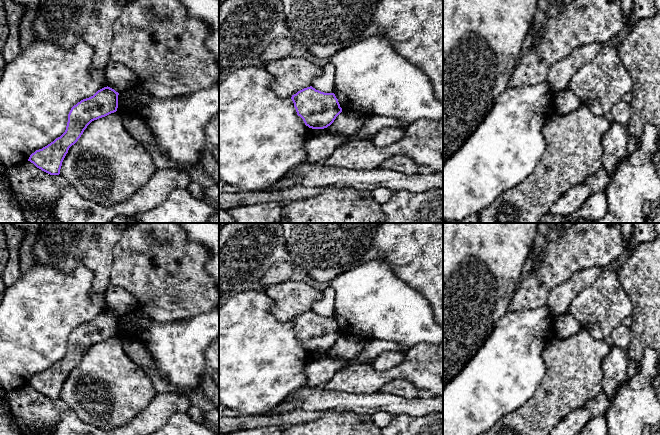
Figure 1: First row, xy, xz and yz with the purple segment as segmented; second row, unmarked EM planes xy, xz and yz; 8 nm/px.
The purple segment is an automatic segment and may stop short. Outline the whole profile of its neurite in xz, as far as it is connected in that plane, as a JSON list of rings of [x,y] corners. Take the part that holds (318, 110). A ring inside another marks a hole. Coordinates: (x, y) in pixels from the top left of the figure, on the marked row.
[[[312,86],[298,91],[291,99],[297,115],[312,129],[327,128],[342,112],[334,93],[324,93]]]

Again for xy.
[[[107,86],[78,102],[68,114],[65,132],[47,146],[32,153],[28,161],[50,175],[59,175],[69,148],[78,141],[87,126],[92,121],[117,111],[118,95],[118,92]]]

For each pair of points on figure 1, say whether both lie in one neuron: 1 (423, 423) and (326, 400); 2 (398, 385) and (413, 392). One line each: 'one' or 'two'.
1: two
2: one

